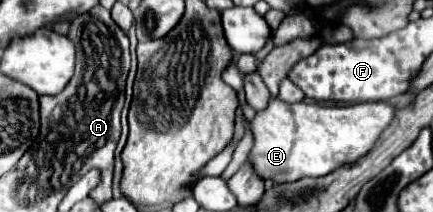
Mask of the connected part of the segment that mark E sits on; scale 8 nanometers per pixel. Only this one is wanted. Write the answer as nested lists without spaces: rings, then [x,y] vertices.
[[[273,97],[265,111],[259,111],[251,123],[255,145],[249,153],[255,171],[273,183],[291,183],[301,177],[329,175],[343,165],[357,163],[377,145],[381,133],[397,113],[391,103],[357,105],[319,105],[319,103],[283,103]]]

